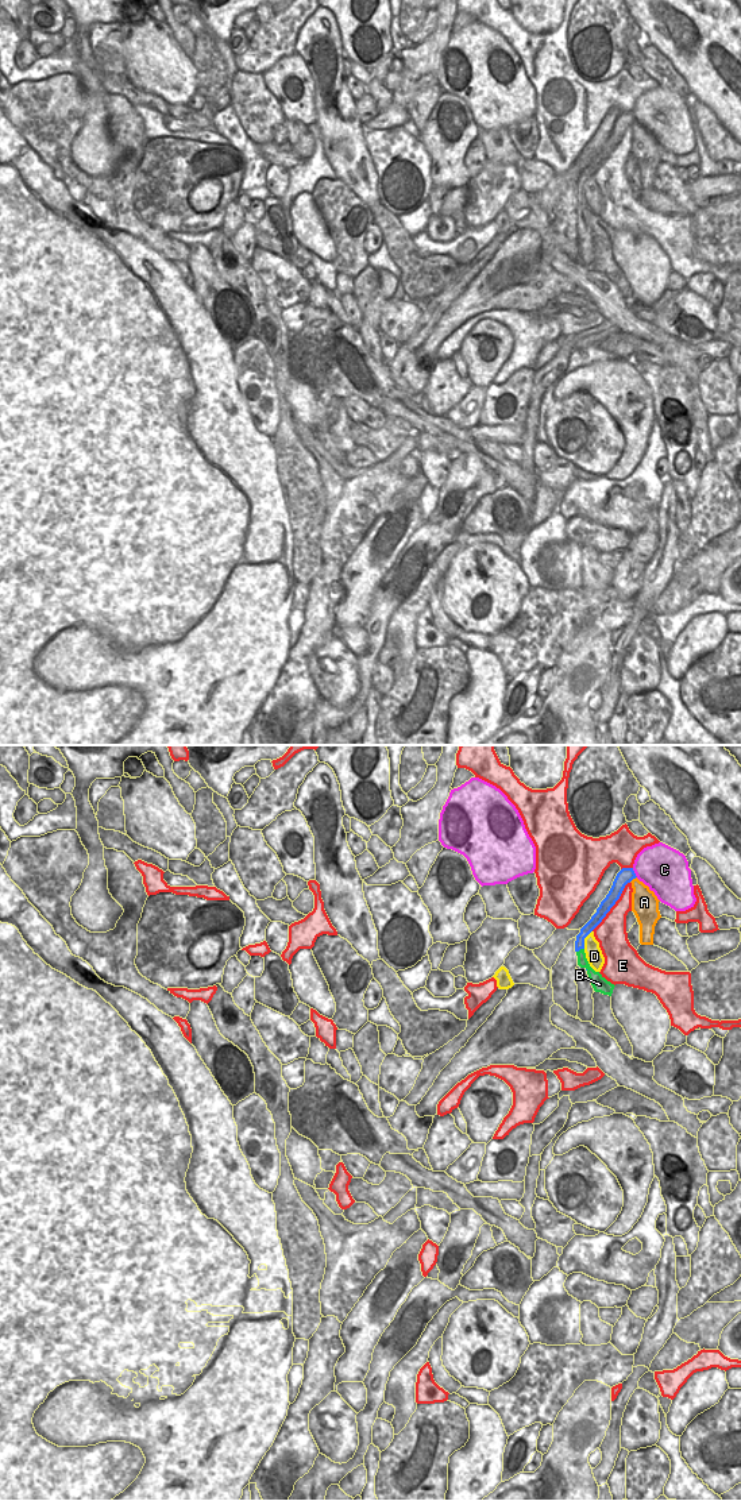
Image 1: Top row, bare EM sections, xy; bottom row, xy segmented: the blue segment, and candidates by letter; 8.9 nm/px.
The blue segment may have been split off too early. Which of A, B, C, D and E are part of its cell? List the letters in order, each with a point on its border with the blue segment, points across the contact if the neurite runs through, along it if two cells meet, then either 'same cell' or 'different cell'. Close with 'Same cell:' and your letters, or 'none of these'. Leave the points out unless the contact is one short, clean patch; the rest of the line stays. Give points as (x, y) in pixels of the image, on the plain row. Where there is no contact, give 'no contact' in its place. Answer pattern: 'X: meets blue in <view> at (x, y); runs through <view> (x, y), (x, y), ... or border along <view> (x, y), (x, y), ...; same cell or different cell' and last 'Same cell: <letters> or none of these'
A: meets blue in xy at (632, 123); border along xy (636, 120), (629, 126); different cell
B: meets blue in xy at (579, 193); different cell
C: meets blue in xy at (633, 116); border along xy (632, 112), (637, 120); different cell
D: meets blue in xy at (583, 184); different cell
E: meets blue in xy at (613, 149); different cell
Same cell: none of these

